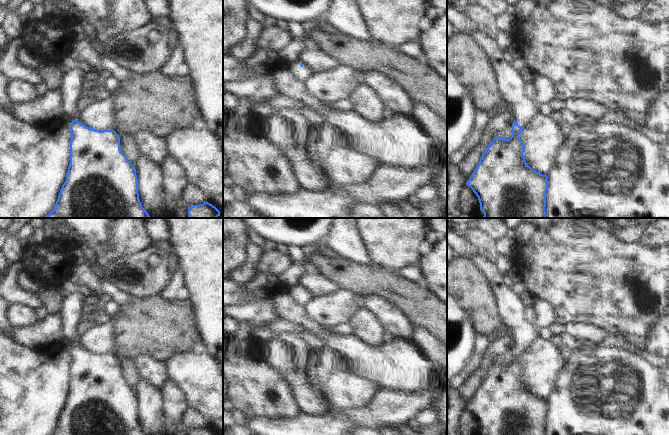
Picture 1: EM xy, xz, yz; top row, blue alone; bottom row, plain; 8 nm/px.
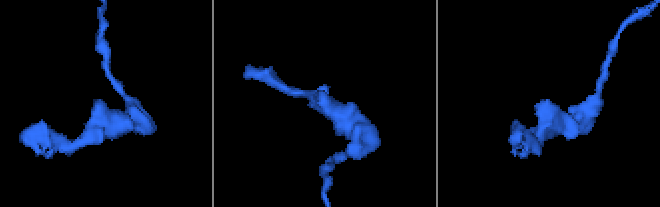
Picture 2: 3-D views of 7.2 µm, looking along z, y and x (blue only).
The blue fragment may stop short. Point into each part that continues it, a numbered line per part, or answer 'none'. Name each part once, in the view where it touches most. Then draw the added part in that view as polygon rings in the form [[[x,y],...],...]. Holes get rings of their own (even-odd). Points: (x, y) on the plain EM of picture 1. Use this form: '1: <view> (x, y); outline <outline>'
1: xy (72, 310); outline [[[94,288],[91,295],[95,296],[98,303],[92,306],[84,304],[84,297],[77,292],[70,293],[62,297],[59,316],[61,319],[62,336],[68,342],[69,348],[73,344],[78,344],[80,335],[77,334],[77,325],[83,319],[87,310],[95,306],[103,305],[98,297],[98,291]]]

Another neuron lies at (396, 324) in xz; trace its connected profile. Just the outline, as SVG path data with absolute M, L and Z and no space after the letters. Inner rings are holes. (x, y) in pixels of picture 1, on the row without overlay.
M369 295L364 298L364 307L377 319L389 338L412 340L415 326L394 304L383 297Z

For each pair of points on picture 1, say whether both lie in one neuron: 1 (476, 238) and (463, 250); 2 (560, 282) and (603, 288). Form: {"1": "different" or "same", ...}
{"1": "different", "2": "same"}

